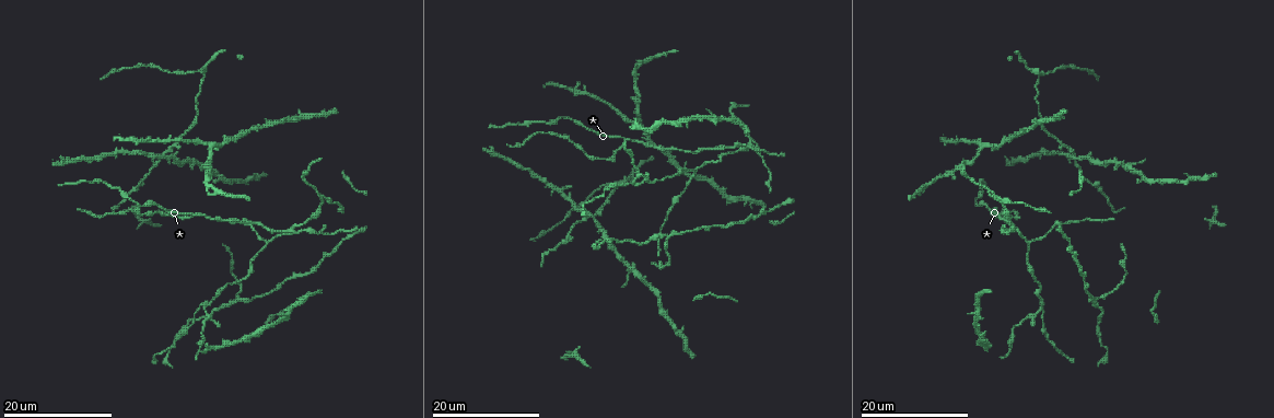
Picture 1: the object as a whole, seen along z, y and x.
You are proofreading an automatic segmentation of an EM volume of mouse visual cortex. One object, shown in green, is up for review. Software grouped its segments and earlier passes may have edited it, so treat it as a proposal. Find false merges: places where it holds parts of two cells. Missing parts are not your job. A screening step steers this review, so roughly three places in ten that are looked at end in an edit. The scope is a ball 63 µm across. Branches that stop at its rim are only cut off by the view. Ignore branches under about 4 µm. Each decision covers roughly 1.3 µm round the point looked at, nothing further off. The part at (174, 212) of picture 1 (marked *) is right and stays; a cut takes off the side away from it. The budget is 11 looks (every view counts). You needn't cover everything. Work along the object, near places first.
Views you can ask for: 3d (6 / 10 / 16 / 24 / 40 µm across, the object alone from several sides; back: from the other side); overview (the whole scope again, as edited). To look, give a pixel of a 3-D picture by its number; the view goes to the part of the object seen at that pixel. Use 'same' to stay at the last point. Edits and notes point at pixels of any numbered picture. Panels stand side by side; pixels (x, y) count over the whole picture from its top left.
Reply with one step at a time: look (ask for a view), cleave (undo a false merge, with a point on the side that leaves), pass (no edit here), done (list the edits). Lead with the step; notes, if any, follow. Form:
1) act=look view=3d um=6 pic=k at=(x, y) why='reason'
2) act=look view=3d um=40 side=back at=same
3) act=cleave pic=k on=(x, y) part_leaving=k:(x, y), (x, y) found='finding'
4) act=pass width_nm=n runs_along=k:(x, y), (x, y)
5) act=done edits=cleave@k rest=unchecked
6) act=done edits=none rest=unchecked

act=look view=3d um=24 pic=1 at=(229, 140)

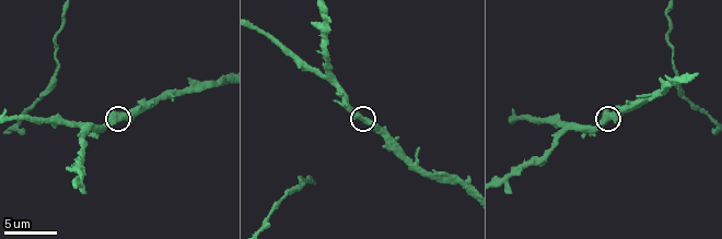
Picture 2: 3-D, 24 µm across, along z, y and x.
act=look view=3d um=10 pic=2 at=(117, 120)

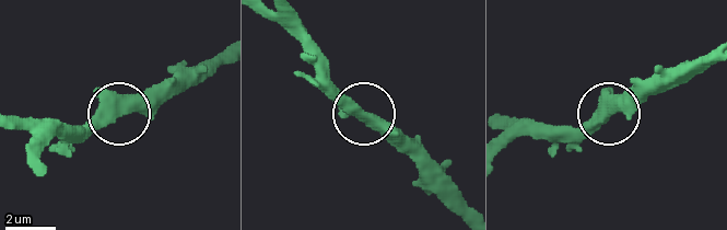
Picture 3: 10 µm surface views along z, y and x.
act=pass side_arm_um=26 found='continuous, no second cell'

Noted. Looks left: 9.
act=look view=3d um=24 pic=1 at=(199, 71)

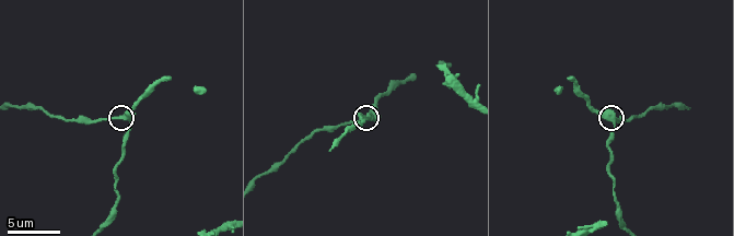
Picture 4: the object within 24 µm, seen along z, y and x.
act=look view=3d um=6 pic=4 at=(121, 115)

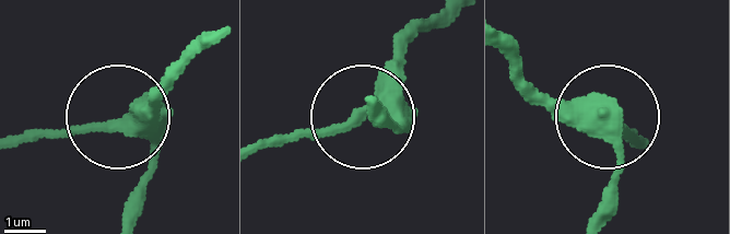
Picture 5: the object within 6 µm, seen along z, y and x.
act=pass runs_along=5:(372, 106), (393, 127), (365, 106), (432, 26) found='all the same cell'

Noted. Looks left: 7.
act=look view=3d um=6 pic=4 at=(112, 213)

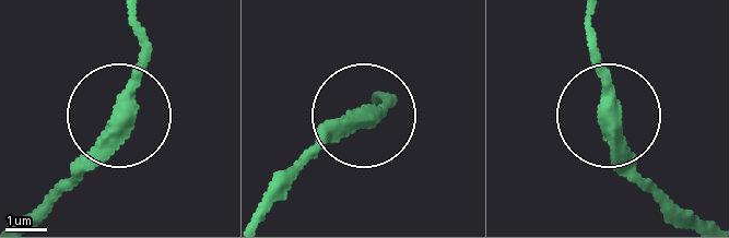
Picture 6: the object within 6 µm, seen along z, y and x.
act=look view=3d um=6 side=back pic=6 at=(606, 117)

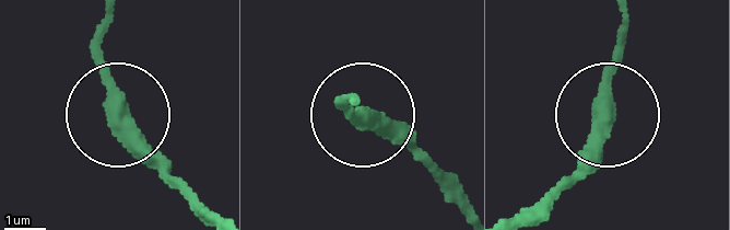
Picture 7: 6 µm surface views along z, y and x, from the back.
act=pass runs_along=7:(464, 204), (350, 99) found='continuous, no second cell'

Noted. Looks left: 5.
act=look view=3d um=24 pic=1 at=(721, 149) why='three-way junction'

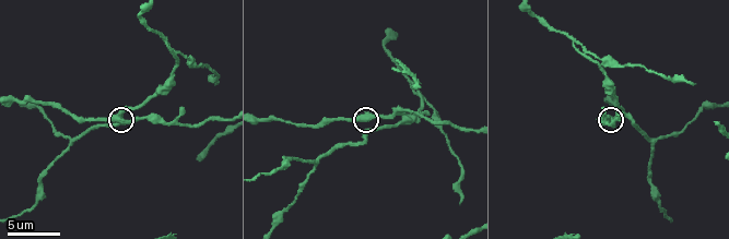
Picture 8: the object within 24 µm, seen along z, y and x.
act=look view=3d um=6 pic=8 at=(363, 117) why='zoom in'

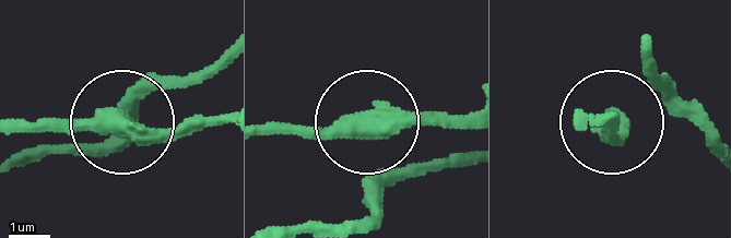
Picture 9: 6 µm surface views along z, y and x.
act=pass side_arm_um=14 runs_along=9:(264, 135), (463, 125) found='one cell here'

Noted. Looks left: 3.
act=look view=3d um=16 pic=1 at=(195, 214) why='three arms meet'

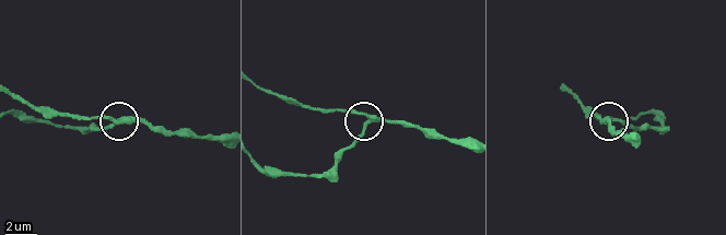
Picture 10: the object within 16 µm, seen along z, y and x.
act=look view=3d um=6 pic=10 at=(123, 117) why='closer look'

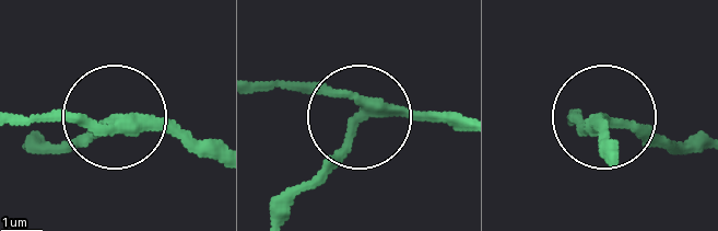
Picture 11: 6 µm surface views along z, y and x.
act=pass runs_along=11:(14, 119), (115, 116), (56, 143), (27, 143) found='continuous, no second cell'

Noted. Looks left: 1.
act=done edits=none rest=unchecked

